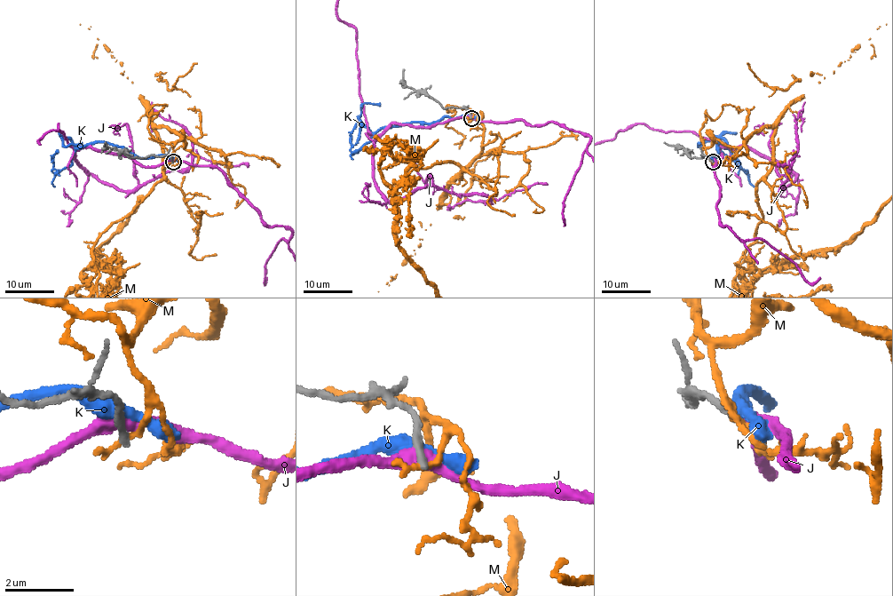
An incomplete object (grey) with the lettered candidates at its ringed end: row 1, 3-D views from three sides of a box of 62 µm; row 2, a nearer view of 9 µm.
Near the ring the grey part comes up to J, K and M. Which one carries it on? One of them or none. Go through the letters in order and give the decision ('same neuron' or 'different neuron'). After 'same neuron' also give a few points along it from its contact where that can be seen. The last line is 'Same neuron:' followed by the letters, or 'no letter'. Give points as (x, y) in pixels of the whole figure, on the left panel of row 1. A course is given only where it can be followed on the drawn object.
J: different neuron
K: different neuron
M: different neuron
Same neuron: no letter

